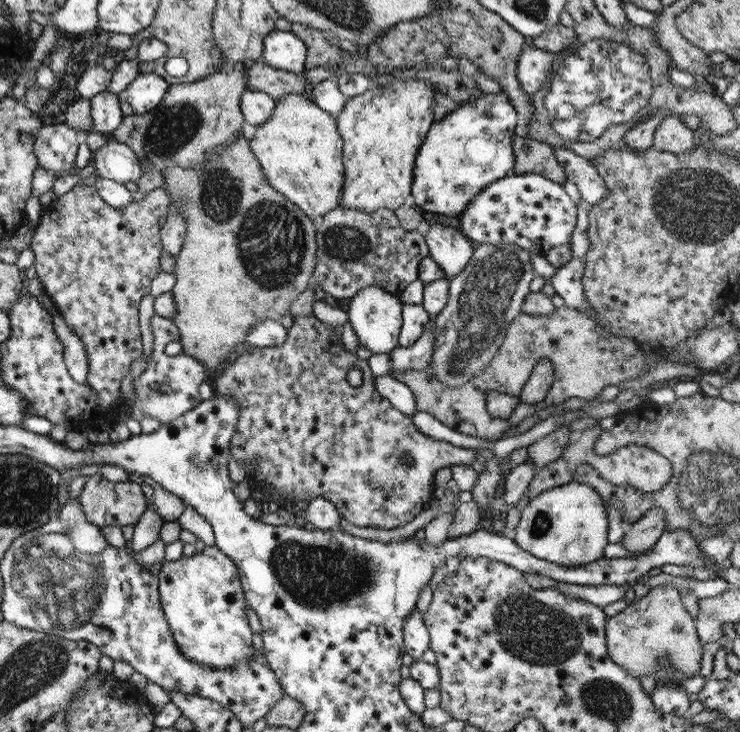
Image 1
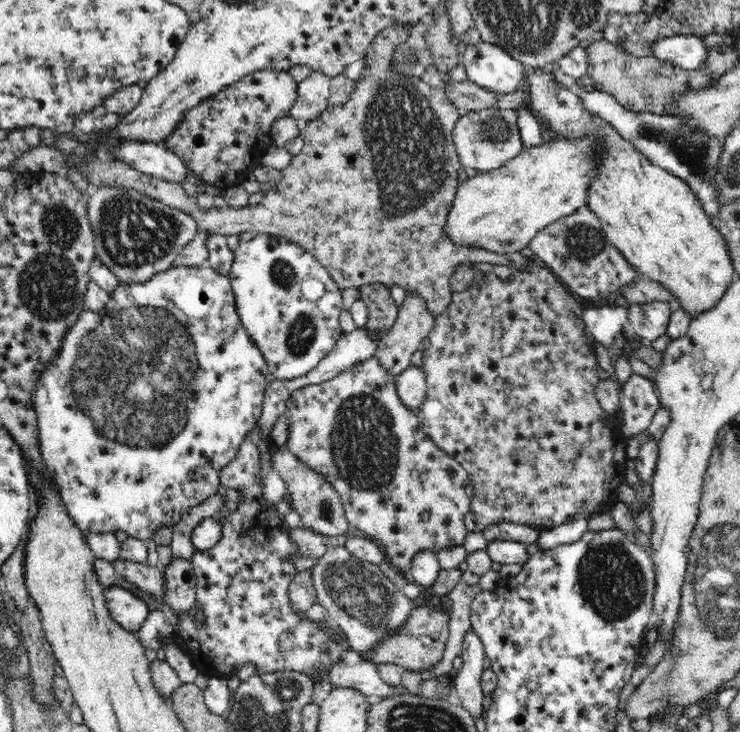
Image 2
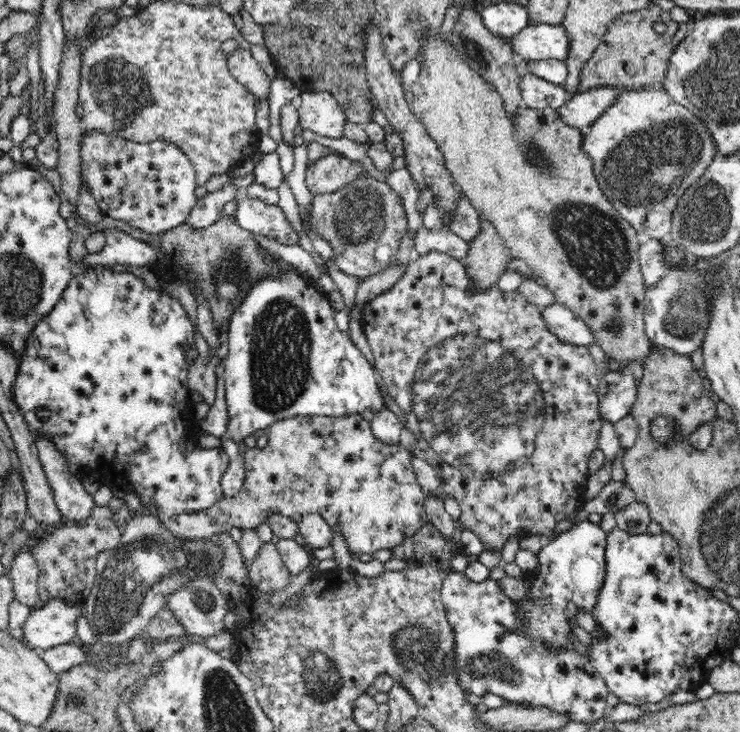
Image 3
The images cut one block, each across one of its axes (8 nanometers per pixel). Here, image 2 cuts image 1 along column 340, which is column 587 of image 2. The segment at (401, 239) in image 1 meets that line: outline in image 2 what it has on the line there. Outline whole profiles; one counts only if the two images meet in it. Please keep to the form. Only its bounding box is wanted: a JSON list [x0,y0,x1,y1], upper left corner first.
[527,205,640,303]

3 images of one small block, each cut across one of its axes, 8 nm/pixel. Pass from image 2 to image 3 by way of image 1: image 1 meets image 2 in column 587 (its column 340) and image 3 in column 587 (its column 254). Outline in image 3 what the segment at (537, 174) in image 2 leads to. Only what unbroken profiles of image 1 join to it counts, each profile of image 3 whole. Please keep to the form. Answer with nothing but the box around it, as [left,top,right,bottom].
[582,87,717,239]

